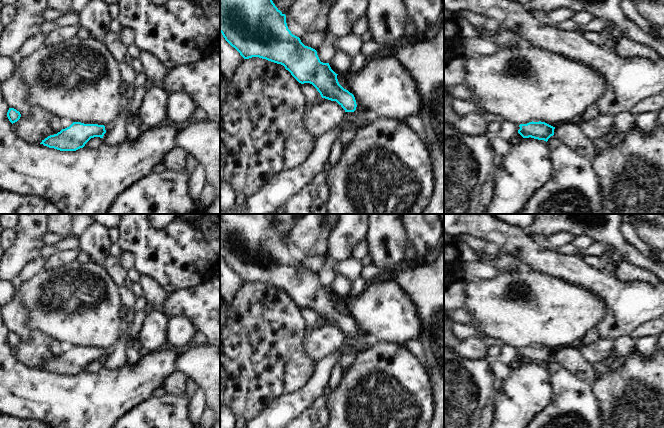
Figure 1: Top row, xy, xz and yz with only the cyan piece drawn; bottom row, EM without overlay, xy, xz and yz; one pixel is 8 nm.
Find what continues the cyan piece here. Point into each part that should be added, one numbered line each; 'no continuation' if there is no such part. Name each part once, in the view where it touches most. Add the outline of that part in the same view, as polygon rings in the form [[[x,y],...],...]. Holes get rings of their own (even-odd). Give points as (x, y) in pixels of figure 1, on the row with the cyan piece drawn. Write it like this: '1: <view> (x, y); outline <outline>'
no continuation

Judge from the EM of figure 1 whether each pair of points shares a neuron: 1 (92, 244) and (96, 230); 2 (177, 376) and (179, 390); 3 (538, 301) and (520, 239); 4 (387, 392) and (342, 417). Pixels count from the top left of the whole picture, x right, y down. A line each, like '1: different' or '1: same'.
1: same
2: same
3: different
4: same

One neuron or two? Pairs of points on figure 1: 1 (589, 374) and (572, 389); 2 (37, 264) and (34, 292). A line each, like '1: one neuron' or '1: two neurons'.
1: two neurons
2: two neurons

